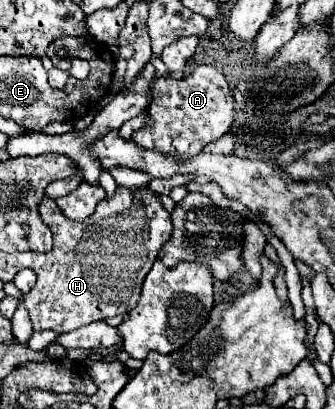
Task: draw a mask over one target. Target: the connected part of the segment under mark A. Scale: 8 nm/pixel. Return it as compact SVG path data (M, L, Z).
M197 66L189 76L175 80L169 74L157 76L151 86L149 118L143 128L133 132L133 140L149 150L191 158L209 142L219 140L233 124L233 94L225 76L213 66Z

